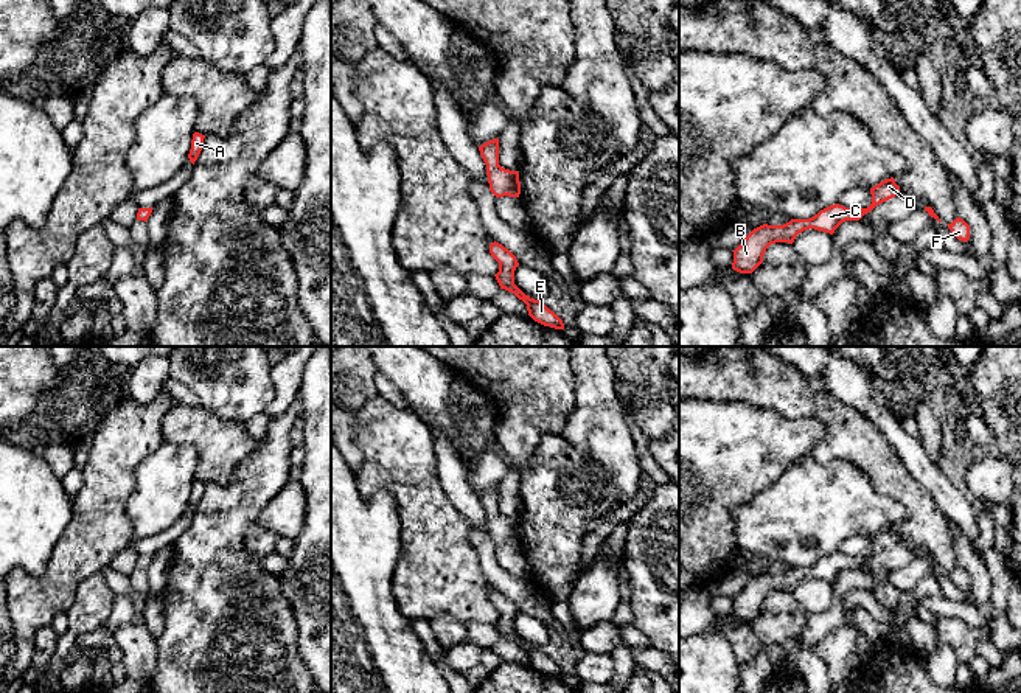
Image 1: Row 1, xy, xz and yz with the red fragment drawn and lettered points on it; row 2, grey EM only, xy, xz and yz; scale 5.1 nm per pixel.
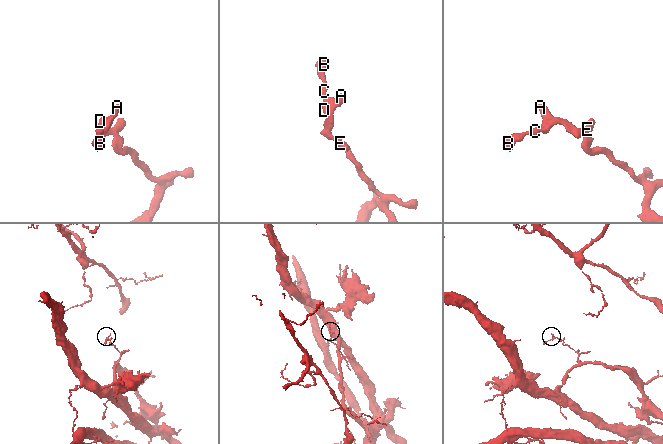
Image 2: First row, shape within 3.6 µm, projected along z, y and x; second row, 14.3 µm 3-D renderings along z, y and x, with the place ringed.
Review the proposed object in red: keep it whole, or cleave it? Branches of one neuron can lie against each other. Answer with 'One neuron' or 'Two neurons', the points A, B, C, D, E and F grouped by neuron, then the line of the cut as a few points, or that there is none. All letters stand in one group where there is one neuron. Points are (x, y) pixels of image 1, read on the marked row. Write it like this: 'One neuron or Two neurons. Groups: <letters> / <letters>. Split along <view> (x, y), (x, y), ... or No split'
One neuron. Groups: A B C D E F. No split

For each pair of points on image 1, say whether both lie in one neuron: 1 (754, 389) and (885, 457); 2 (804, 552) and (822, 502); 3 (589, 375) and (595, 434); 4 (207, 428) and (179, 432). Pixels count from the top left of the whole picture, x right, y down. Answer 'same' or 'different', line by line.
1: same
2: same
3: same
4: same

